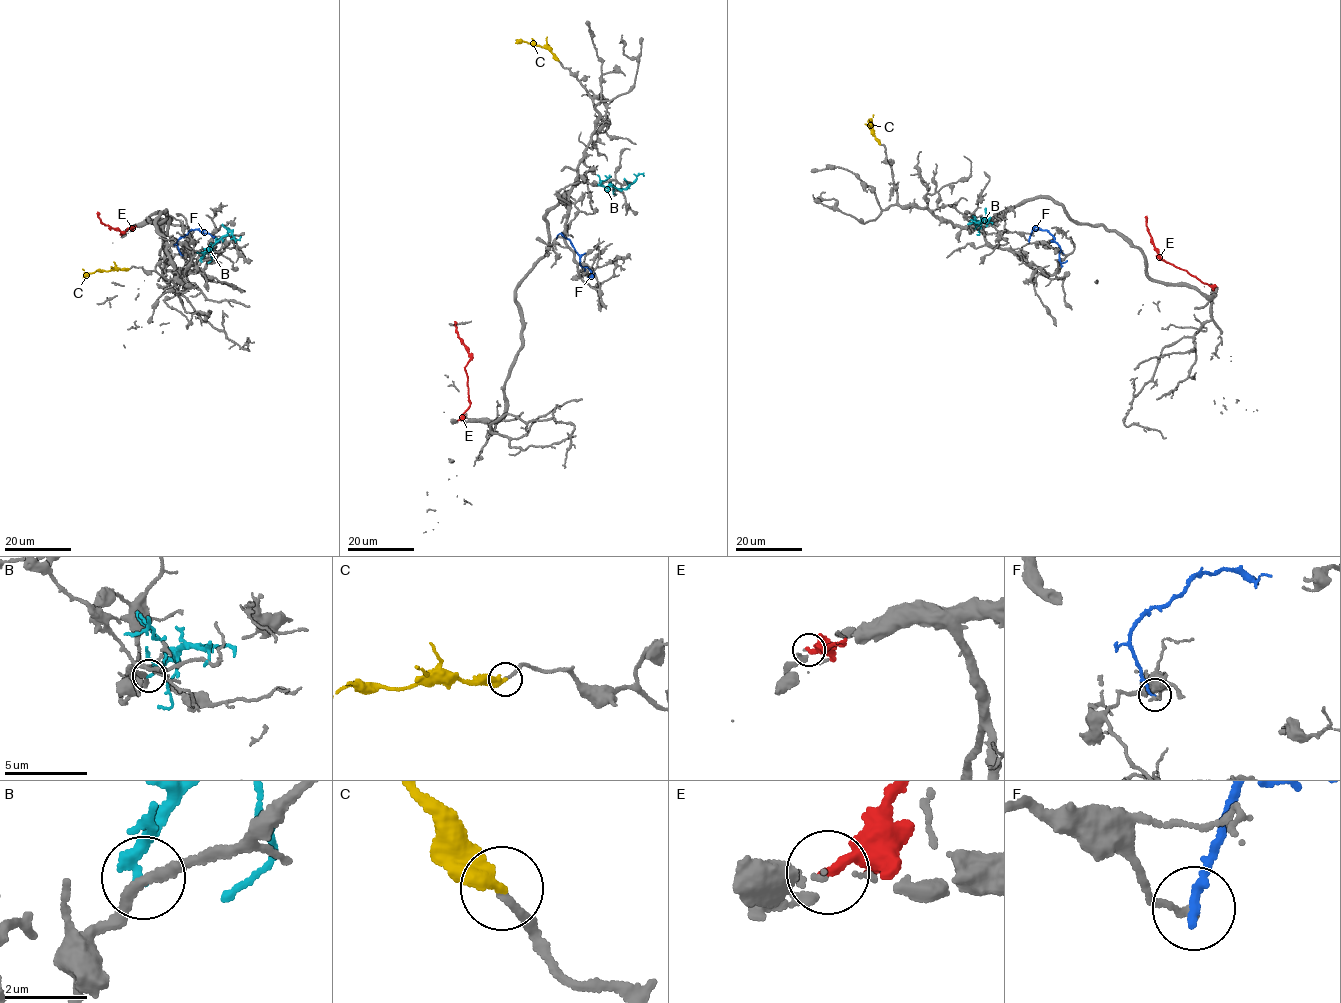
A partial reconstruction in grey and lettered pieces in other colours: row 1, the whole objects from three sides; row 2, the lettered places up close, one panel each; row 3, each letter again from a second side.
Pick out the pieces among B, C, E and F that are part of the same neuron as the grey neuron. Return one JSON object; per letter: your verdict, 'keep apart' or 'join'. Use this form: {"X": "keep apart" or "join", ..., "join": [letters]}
{"B": "keep apart", "C": "join", "E": "keep apart", "F": "keep apart", "join": ["C"]}

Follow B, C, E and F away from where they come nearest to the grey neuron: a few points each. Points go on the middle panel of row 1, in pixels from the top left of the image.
B: (599, 184), (620, 189), (627, 187), (638, 174), (643, 176)
C: (559, 60), (540, 45), (516, 39)
E: (458, 420), (470, 403), (464, 368), (470, 358), (455, 322)
F: (564, 237), (562, 233), (569, 240), (582, 266), (587, 267), (592, 274), (587, 278)

